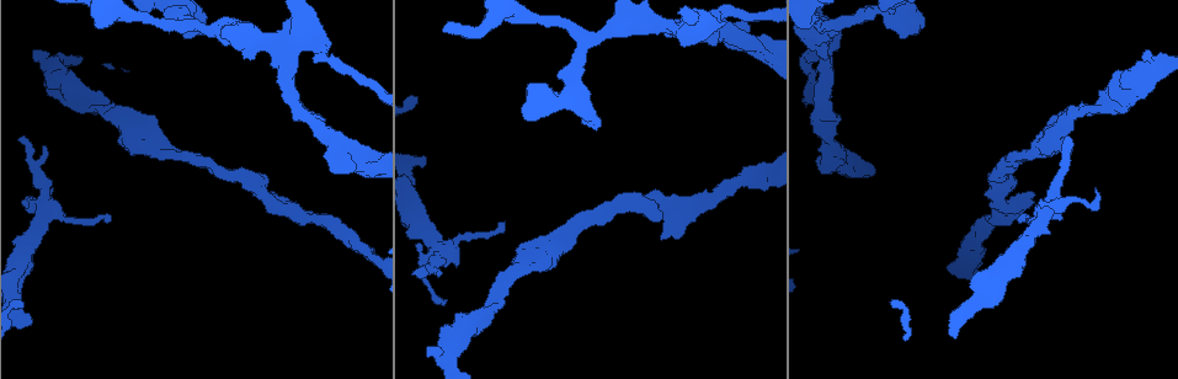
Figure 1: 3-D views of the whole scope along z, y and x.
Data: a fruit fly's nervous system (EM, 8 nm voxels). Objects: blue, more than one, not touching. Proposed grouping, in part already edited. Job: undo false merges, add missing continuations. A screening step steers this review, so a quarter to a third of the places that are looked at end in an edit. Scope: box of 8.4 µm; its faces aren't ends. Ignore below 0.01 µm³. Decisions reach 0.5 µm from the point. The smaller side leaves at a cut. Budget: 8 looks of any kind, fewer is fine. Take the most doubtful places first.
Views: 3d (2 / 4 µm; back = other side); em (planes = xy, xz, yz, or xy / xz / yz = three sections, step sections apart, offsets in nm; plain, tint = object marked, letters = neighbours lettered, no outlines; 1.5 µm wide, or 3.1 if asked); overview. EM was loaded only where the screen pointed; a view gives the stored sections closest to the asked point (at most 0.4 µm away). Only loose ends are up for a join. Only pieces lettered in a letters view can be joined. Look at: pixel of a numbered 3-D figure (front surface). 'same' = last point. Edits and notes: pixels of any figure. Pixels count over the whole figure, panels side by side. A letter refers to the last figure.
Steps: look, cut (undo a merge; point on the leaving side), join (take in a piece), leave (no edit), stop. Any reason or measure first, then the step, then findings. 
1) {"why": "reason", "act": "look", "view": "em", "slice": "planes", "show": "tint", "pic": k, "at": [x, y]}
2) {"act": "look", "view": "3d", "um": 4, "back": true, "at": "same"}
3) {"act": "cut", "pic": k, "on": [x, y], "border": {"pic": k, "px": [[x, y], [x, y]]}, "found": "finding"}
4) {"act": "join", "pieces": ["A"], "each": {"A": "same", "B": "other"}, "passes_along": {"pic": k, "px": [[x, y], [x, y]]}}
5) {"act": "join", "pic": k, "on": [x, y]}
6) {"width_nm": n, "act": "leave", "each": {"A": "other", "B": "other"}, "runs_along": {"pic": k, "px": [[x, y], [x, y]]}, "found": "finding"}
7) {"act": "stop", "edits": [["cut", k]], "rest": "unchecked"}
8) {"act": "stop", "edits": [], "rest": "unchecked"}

{"why": "branch stops here", "act": "look", "view": "em", "slice": "planes", "show": "tint", "pic": 1, "at": [534, 268]}

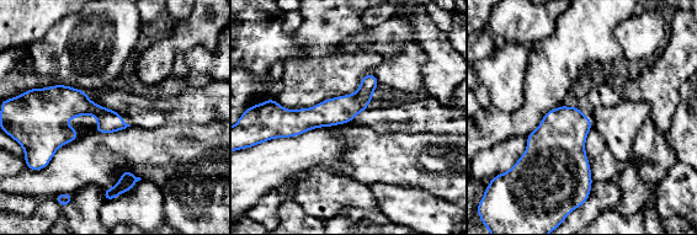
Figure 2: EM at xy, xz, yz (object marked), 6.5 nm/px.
{"why": "what lies round it", "act": "look", "view": "em", "slice": "planes", "show": "letters", "at": "same"}

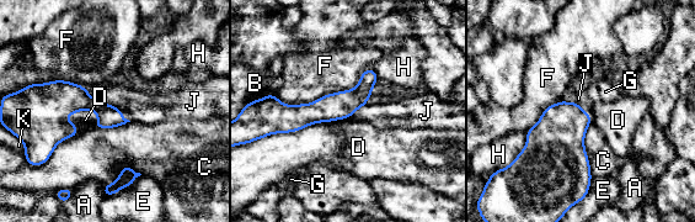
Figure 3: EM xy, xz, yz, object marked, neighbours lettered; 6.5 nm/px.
{"act": "leave", "each": {"A": "other", "B": "other", "C": "other", "D": "other", "E": "other", "F": "other", "G": "other", "H": "other", "J": "other", "K": "other"}, "border": {"pic": 3, "px": [[330, 121], [270, 133], [250, 143]]}, "found": "no lettered piece goes on from it"}

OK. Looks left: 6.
{"why": "an open end", "act": "look", "view": "em", "slice": "planes", "show": "letters", "pic": 1, "at": [425, 162]}

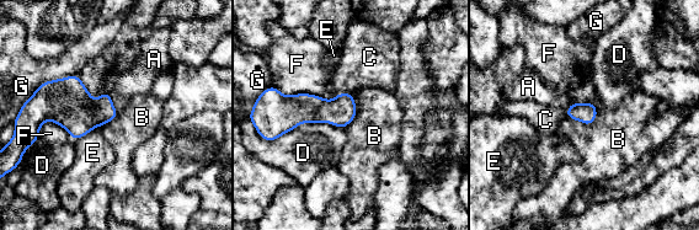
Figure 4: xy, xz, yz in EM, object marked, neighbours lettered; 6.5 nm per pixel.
{"longest_contact_nm": ["D", 500], "act": "join", "pieces": ["C"], "each": {"A": "other", "B": "other", "C": "same", "D": "other", "E": "other", "F": "other", "G": "other"}, "passes_along": {"pic": 4, "px": [[341, 111], [343, 92], [364, 60]]}, "found": "the neuron continues"}

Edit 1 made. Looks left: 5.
{"act": "stop", "edits": [["join", 4]], "rest": "unchecked"}

